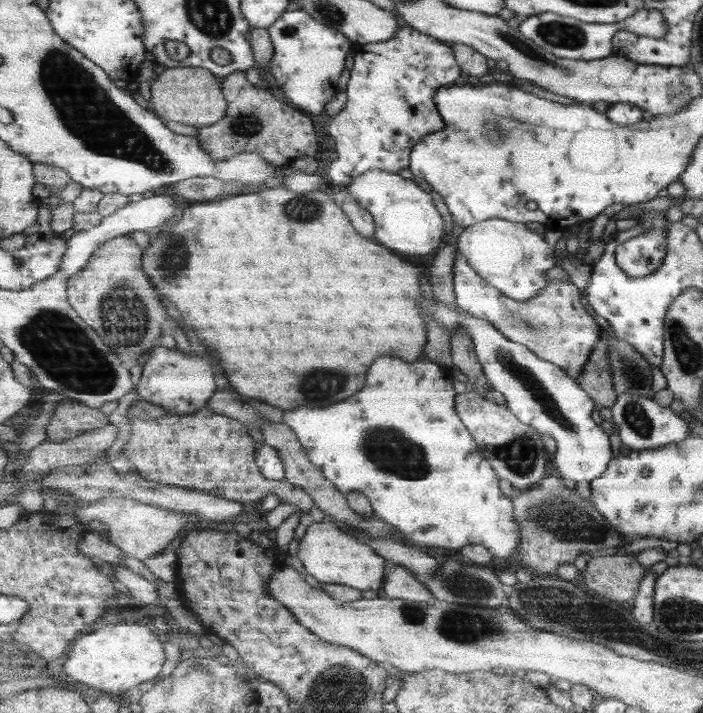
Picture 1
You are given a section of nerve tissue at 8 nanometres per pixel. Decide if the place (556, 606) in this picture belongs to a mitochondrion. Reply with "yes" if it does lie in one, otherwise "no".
yes

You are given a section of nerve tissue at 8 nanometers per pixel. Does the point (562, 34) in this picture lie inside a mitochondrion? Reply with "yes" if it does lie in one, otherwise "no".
yes

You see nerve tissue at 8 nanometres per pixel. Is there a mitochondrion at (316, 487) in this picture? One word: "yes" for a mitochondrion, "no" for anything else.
no

